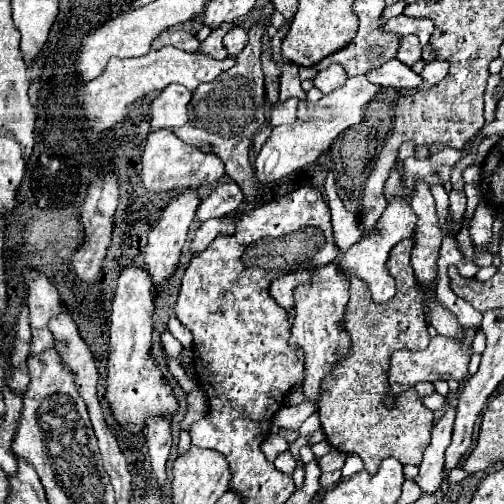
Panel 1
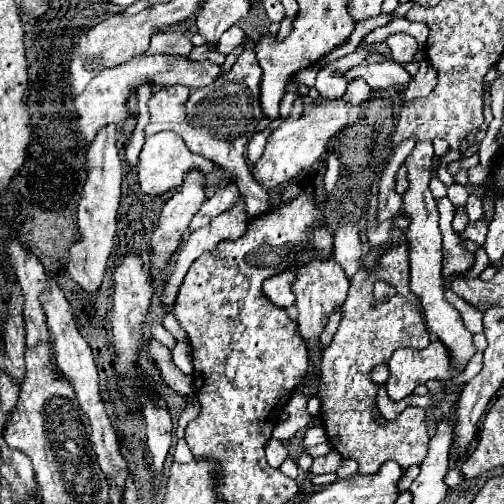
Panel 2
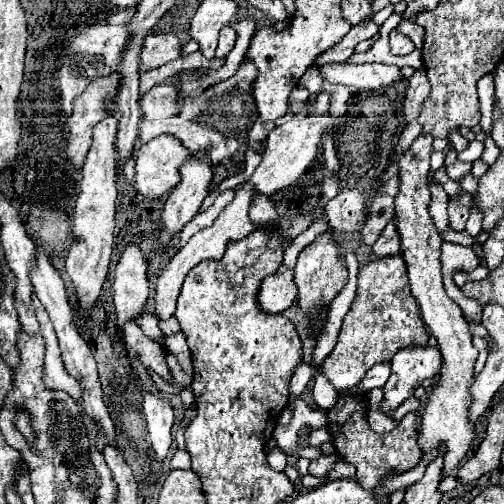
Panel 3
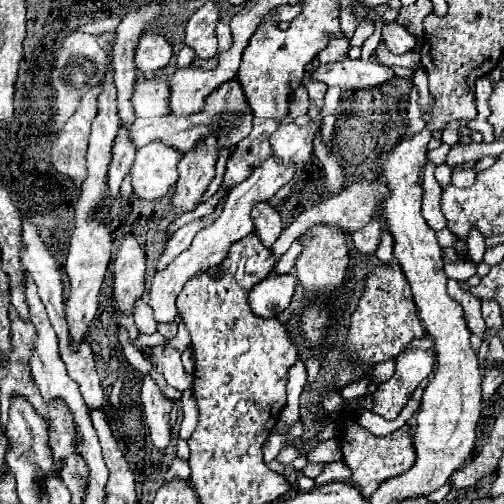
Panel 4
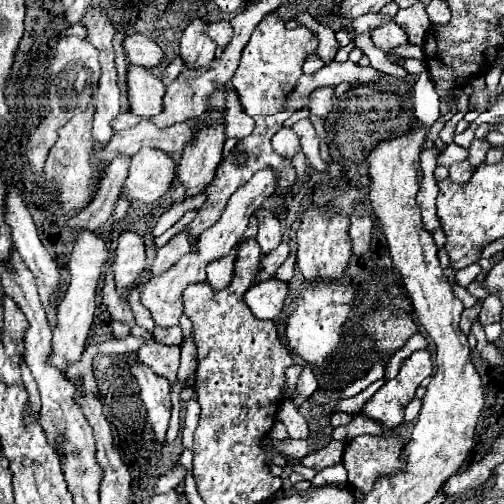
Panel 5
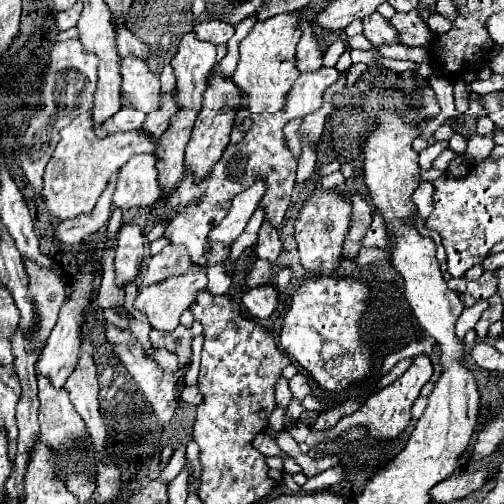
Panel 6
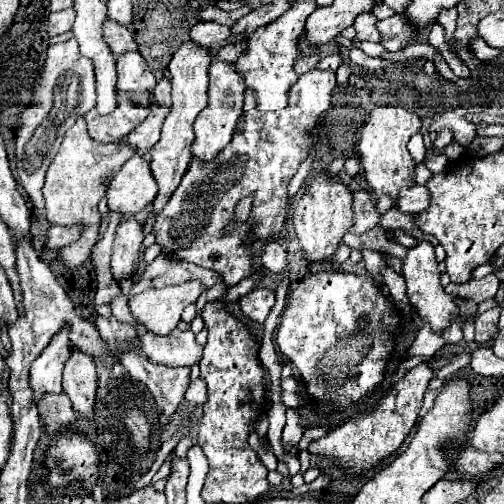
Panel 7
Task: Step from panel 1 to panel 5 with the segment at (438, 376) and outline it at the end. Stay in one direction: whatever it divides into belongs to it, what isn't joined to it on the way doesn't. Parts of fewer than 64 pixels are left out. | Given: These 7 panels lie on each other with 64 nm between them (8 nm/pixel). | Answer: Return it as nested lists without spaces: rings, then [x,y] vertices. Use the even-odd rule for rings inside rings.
[[[428,350],[412,352],[402,362],[402,368],[394,380],[388,380],[364,406],[362,412],[366,418],[378,420],[384,430],[394,430],[404,422],[404,408],[414,398],[416,388],[424,378],[432,374],[432,360]]]

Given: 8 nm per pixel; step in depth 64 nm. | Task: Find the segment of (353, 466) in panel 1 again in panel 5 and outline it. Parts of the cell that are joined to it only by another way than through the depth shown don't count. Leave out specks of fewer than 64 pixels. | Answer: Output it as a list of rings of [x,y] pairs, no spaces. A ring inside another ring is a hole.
[[[336,464],[332,468],[326,468],[322,472],[318,472],[312,482],[310,482],[314,488],[320,488],[320,486],[344,486],[346,484],[346,470],[342,468],[342,464]]]

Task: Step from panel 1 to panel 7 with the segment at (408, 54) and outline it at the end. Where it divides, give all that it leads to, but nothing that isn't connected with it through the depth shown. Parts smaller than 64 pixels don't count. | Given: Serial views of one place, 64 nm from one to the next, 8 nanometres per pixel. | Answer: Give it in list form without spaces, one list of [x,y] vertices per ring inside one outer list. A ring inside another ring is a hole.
[[[364,12],[364,16],[356,16],[354,20],[356,38],[368,42],[380,42],[380,34],[376,30],[376,16],[372,12]]]

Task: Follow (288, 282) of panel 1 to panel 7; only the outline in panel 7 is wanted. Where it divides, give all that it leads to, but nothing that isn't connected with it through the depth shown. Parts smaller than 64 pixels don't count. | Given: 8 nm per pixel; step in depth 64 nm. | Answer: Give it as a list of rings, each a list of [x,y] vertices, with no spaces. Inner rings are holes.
[[[254,288],[250,294],[242,296],[238,302],[244,316],[248,316],[252,322],[262,324],[270,314],[270,308],[274,306],[274,292],[266,288]]]

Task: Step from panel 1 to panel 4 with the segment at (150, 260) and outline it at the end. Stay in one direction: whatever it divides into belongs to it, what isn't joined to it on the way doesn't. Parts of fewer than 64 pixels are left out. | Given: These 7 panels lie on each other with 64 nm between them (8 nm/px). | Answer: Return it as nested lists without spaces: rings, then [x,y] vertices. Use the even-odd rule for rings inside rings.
[[[206,136],[192,152],[186,152],[178,164],[178,182],[176,182],[176,194],[172,198],[172,204],[178,208],[176,218],[180,218],[184,212],[192,210],[200,196],[206,192],[208,184],[214,178],[214,166],[218,160],[218,148],[216,138]]]

